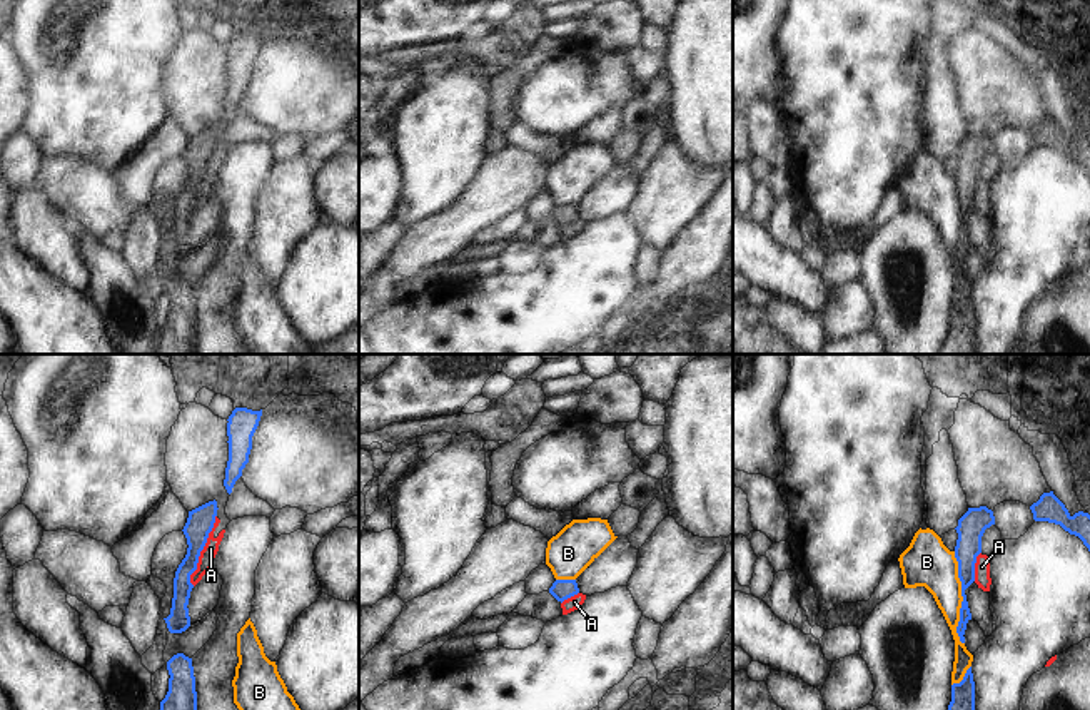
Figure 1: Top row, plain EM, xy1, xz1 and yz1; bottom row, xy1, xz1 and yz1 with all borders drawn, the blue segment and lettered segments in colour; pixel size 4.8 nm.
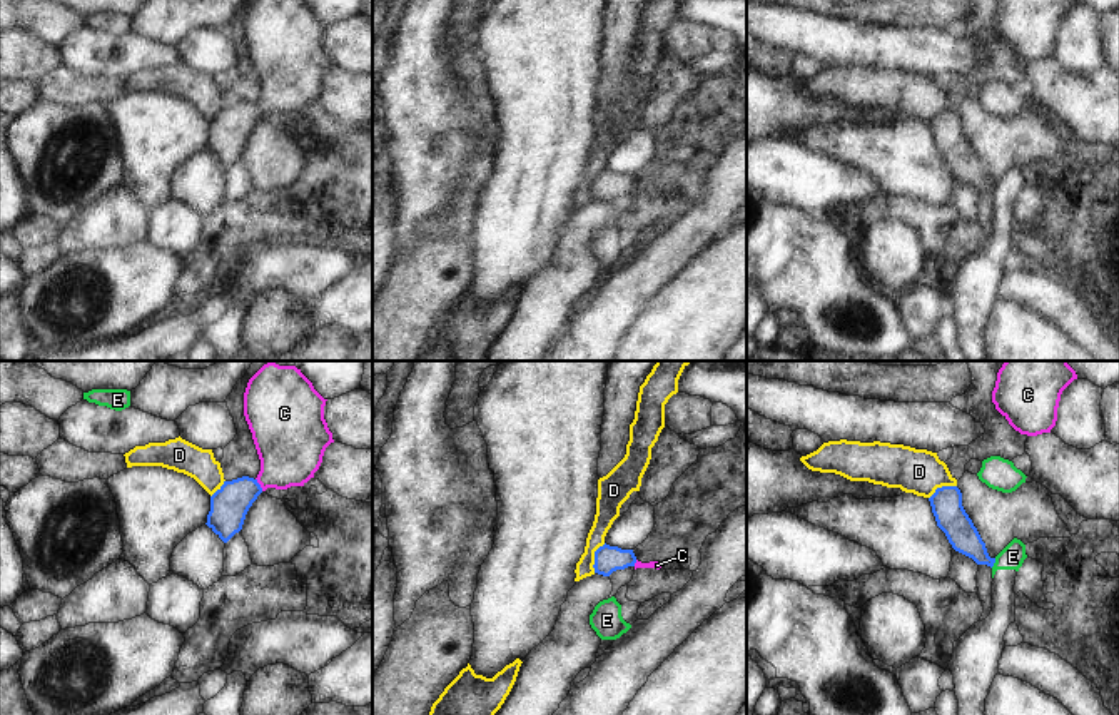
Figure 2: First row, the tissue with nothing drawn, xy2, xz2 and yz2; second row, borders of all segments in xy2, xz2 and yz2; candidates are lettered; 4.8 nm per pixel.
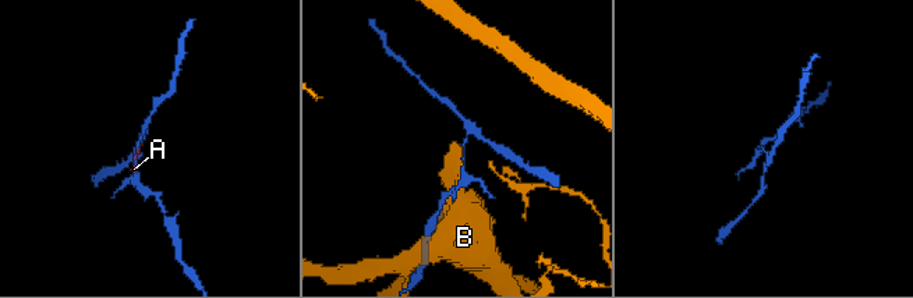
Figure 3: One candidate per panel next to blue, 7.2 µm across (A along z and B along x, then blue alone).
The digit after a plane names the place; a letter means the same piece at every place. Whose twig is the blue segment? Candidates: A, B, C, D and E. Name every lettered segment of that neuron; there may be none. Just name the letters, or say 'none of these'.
C

